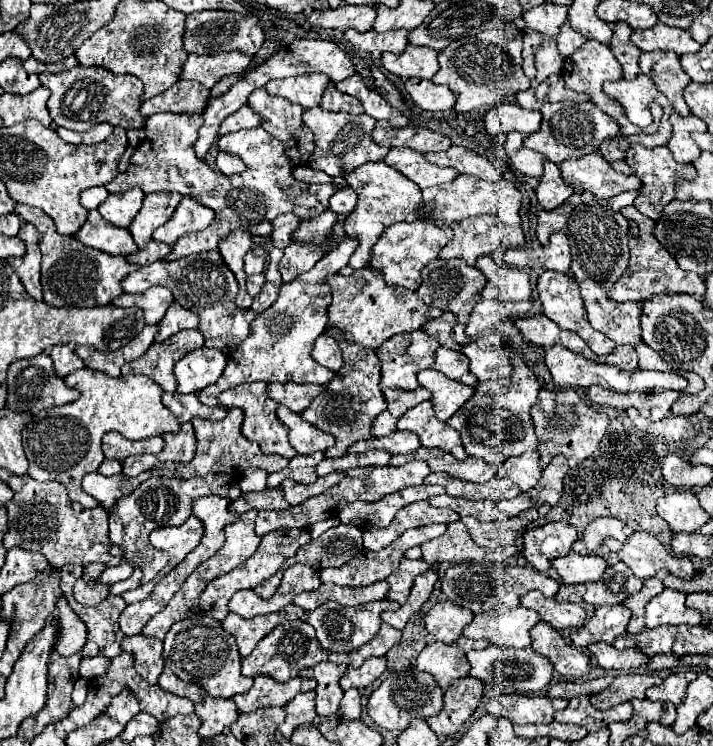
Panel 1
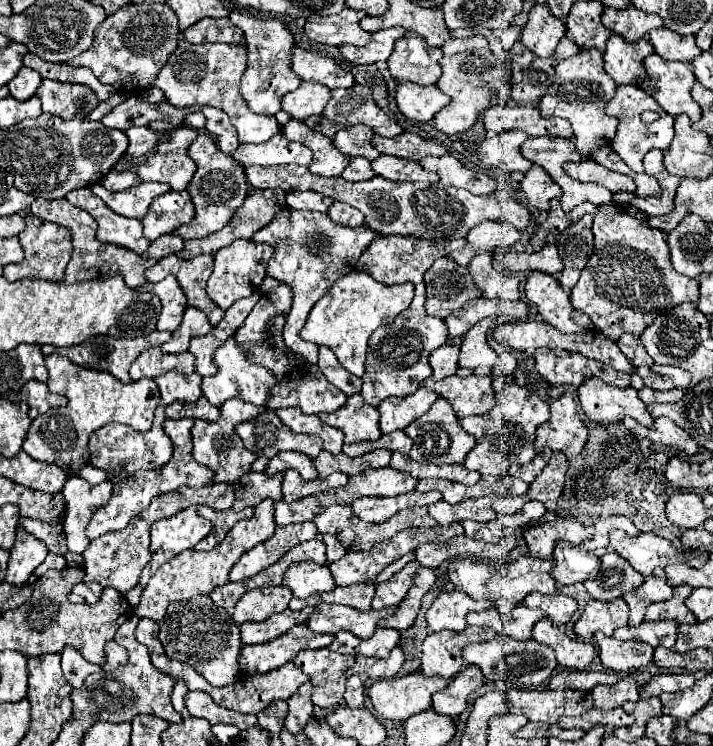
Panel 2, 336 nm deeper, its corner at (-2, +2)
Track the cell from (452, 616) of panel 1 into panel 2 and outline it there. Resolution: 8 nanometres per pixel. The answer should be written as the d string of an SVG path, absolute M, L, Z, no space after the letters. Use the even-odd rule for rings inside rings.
M462 590L442 592L426 612L428 628L432 632L440 632L440 630L462 632L466 628L466 614L468 612L486 610L490 606L492 606L492 602L488 602L488 600L472 600Z

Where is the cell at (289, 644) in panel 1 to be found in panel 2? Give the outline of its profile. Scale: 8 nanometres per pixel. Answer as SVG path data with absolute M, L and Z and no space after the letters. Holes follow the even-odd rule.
M300 624L272 642L264 642L260 646L246 644L240 650L238 664L242 674L264 674L290 662L300 650L324 648L330 646L332 640L332 634L316 634L306 624Z

